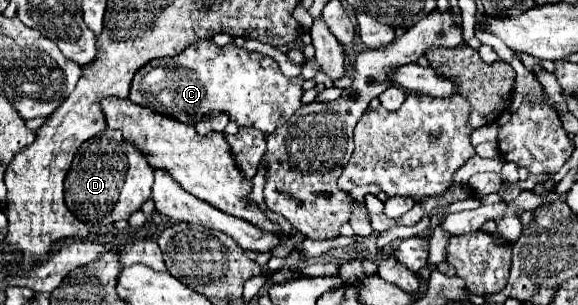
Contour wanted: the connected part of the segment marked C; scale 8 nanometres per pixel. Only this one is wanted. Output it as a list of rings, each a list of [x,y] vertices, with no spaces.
[[[208,38],[190,44],[178,54],[178,62],[172,58],[158,58],[140,68],[132,80],[130,100],[186,124],[196,124],[212,112],[224,112],[238,126],[254,126],[270,134],[302,106],[302,84],[302,76],[284,76],[276,60],[264,54],[248,52],[236,44],[220,48]]]

